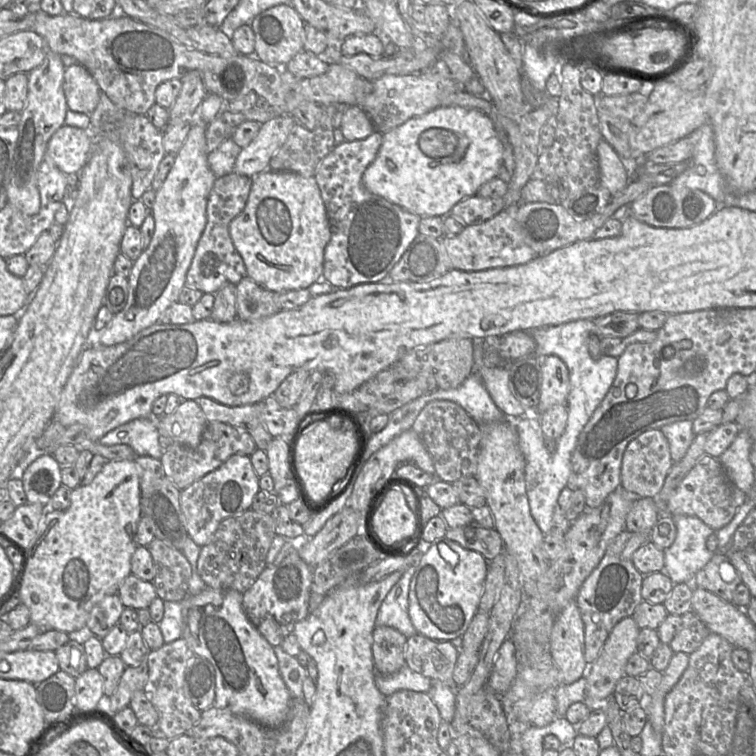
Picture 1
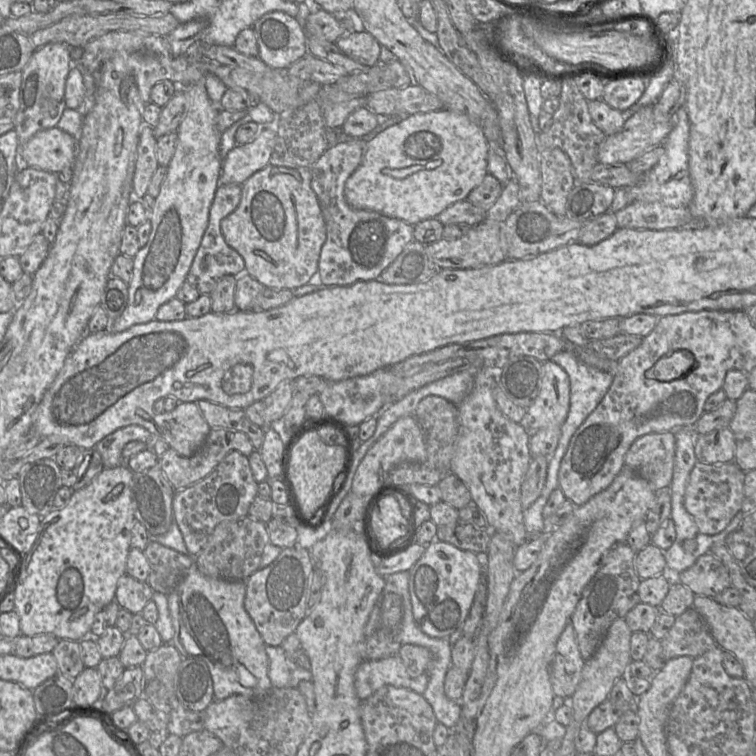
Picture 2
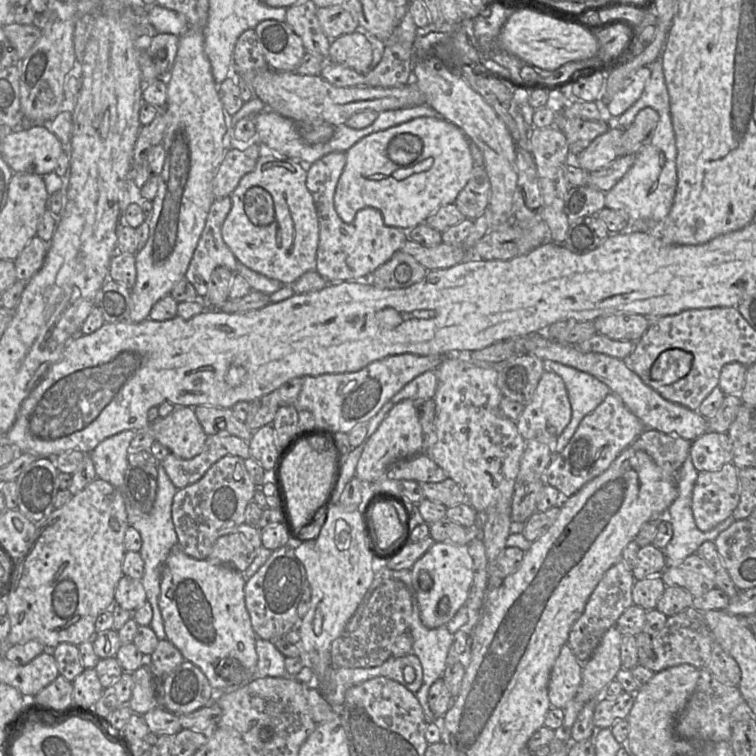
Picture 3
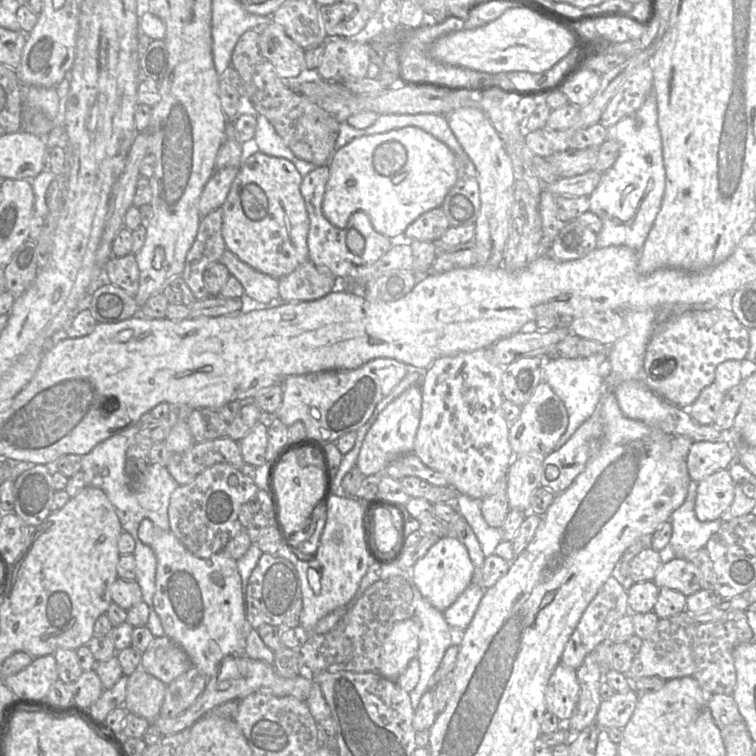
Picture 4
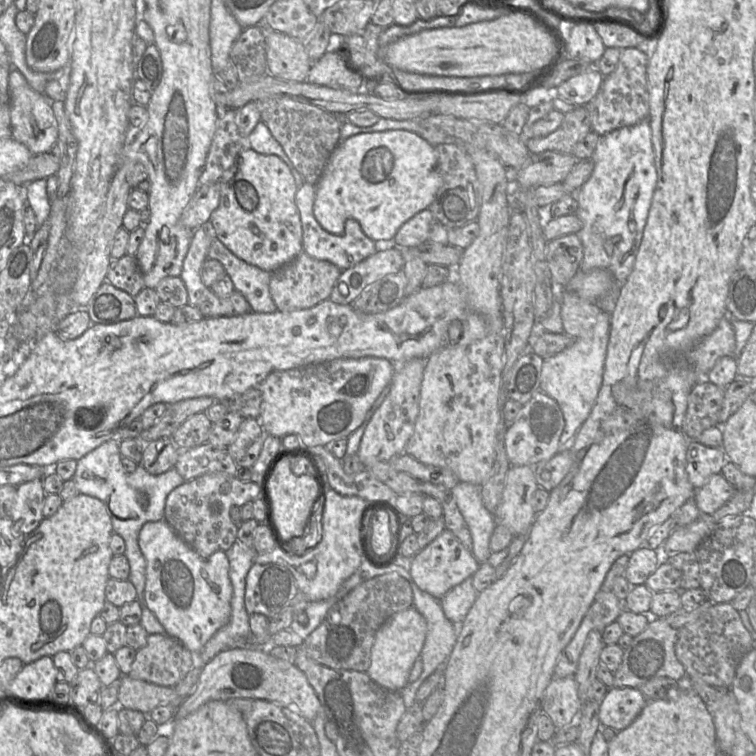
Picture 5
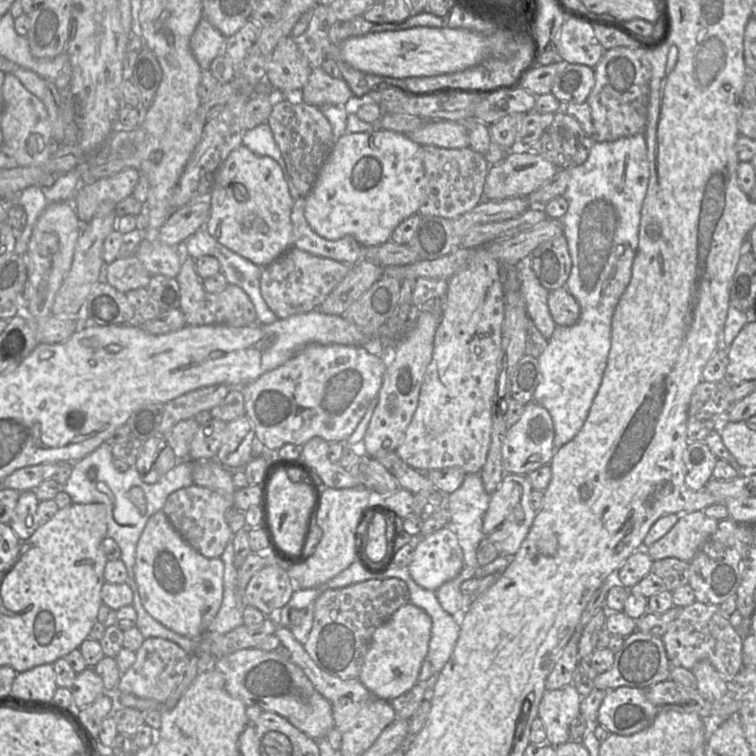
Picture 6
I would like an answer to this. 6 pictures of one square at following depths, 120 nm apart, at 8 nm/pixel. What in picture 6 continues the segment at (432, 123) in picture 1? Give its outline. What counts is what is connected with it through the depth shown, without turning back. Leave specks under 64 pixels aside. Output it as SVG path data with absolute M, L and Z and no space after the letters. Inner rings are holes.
M386 130L345 133L336 140L310 193L305 218L311 229L327 240L352 236L363 247L390 240L395 228L416 214L424 199L422 146L407 135Z

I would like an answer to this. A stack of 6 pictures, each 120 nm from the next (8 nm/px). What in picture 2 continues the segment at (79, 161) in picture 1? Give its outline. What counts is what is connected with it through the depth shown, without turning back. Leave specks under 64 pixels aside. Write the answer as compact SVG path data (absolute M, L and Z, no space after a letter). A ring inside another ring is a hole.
M58 127L37 132L21 148L21 165L51 173L72 168L77 157L77 141Z

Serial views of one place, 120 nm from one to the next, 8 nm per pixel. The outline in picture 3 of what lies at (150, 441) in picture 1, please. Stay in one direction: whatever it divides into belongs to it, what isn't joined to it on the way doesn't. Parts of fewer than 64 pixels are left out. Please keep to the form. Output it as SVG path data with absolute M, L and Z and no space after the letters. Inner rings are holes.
M126 430L108 437L89 454L94 463L97 478L109 482L121 492L129 465L130 443L137 432L138 430Z

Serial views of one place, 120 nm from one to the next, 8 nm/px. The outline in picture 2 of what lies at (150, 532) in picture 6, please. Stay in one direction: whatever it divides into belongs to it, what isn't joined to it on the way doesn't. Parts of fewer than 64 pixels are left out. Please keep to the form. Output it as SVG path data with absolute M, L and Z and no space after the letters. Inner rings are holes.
M196 567L167 595L174 628L171 643L183 658L200 658L207 664L215 700L236 694L255 699L272 688L266 644L245 610L245 596L245 582L205 576Z

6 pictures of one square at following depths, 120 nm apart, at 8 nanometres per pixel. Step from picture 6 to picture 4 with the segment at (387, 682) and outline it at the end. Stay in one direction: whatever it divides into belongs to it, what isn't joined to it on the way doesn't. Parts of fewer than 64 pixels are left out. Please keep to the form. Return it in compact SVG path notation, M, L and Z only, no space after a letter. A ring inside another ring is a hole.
M415 615L397 622L384 640L377 672L395 682L406 671L409 662L417 657L419 633Z

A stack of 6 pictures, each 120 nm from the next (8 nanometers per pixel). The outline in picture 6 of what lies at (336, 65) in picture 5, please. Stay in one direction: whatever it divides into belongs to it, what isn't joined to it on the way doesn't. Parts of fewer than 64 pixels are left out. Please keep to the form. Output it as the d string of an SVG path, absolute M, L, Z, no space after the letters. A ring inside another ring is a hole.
M314 65L307 84L295 99L318 108L345 106L353 98L348 84L327 74L320 65Z

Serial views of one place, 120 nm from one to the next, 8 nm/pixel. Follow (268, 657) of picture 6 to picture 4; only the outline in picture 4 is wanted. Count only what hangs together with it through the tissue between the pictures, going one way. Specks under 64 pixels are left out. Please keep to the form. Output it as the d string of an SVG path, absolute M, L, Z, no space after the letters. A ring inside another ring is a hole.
M233 656L223 659L219 673L215 677L208 677L203 692L197 697L194 703L179 715L172 718L158 716L154 723L160 730L162 736L188 730L198 719L210 713L216 706L230 701L241 700L252 693L262 692L275 697L293 696L301 701L307 701L310 695L313 681L301 675L294 677L283 677L275 670L274 665L264 661L254 660L245 656Z

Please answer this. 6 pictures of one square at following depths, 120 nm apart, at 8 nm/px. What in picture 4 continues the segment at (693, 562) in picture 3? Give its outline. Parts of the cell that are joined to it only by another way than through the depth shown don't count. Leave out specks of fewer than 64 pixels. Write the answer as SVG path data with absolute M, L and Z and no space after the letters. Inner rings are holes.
M675 557L662 564L653 581L659 588L666 587L677 590L685 596L702 589L700 586L701 571L683 557Z

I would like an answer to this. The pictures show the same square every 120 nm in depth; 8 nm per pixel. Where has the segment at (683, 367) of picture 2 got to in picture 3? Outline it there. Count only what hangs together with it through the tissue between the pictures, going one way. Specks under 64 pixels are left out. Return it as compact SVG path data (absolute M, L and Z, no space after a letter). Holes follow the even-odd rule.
M678 348L668 349L653 363L650 376L663 385L672 384L689 373L692 361L691 353Z

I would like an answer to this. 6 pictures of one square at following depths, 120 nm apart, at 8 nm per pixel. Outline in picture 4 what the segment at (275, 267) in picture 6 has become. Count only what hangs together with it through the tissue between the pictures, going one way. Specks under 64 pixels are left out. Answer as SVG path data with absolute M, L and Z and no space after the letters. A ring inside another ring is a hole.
M311 262L280 278L279 300L282 302L314 301L337 289L338 279L324 266Z

